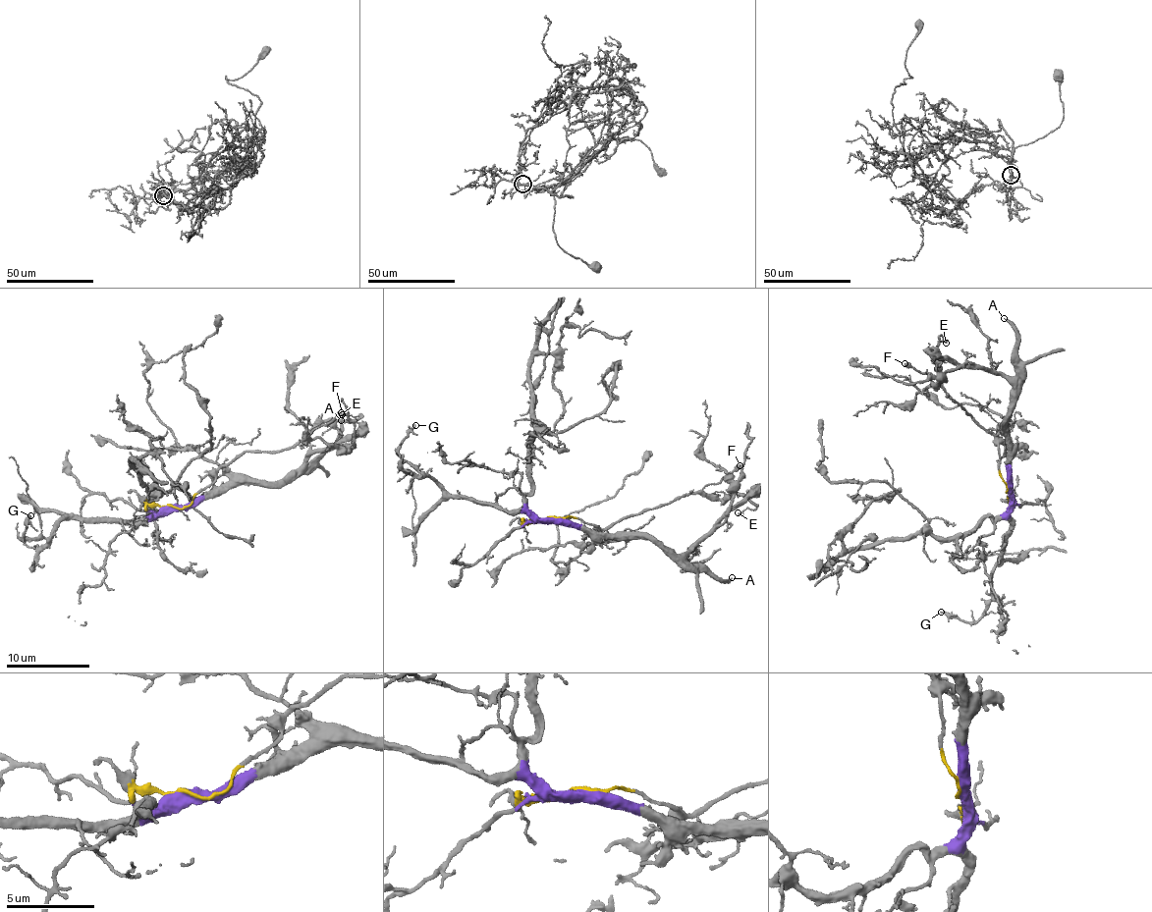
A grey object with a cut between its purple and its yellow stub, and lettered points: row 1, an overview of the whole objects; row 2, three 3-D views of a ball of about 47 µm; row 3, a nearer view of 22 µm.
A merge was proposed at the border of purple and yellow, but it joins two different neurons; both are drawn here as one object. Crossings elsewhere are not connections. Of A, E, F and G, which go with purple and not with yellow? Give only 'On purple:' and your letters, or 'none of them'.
On purple: A, G

